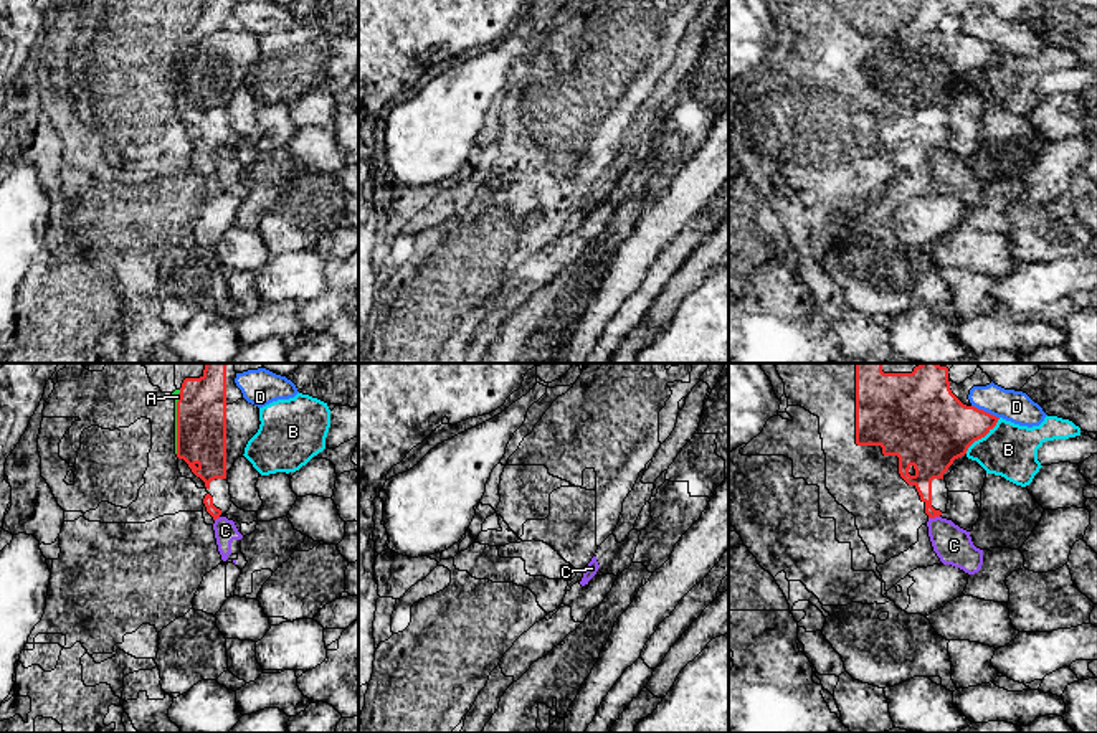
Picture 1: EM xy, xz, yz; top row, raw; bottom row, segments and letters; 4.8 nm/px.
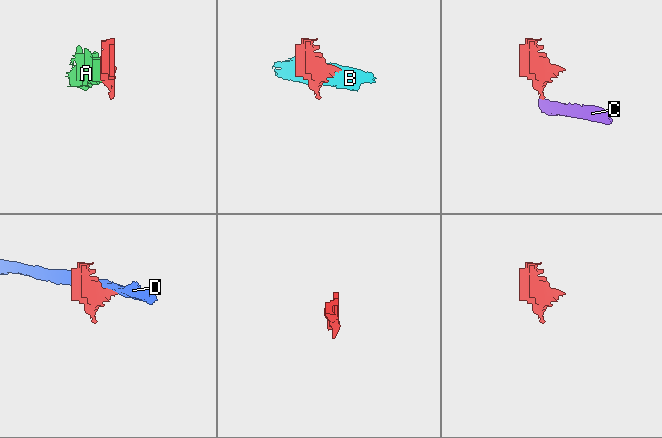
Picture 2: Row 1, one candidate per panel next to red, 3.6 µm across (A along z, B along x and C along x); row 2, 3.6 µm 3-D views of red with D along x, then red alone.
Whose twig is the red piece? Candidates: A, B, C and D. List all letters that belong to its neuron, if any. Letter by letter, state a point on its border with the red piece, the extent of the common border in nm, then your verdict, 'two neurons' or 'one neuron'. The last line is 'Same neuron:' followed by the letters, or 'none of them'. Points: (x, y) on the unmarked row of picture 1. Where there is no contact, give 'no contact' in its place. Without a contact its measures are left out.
A: meets red in xy at (177, 52); contact 320 nm long; one neuron
B: meets red in yz at (982, 66); contact 240 nm long; two neurons
C: meets red in yz at (934, 147); contact 60 nm long; two neurons
D: meets red in yz at (985, 42); contact 150 nm long; two neurons
Same neuron: A

